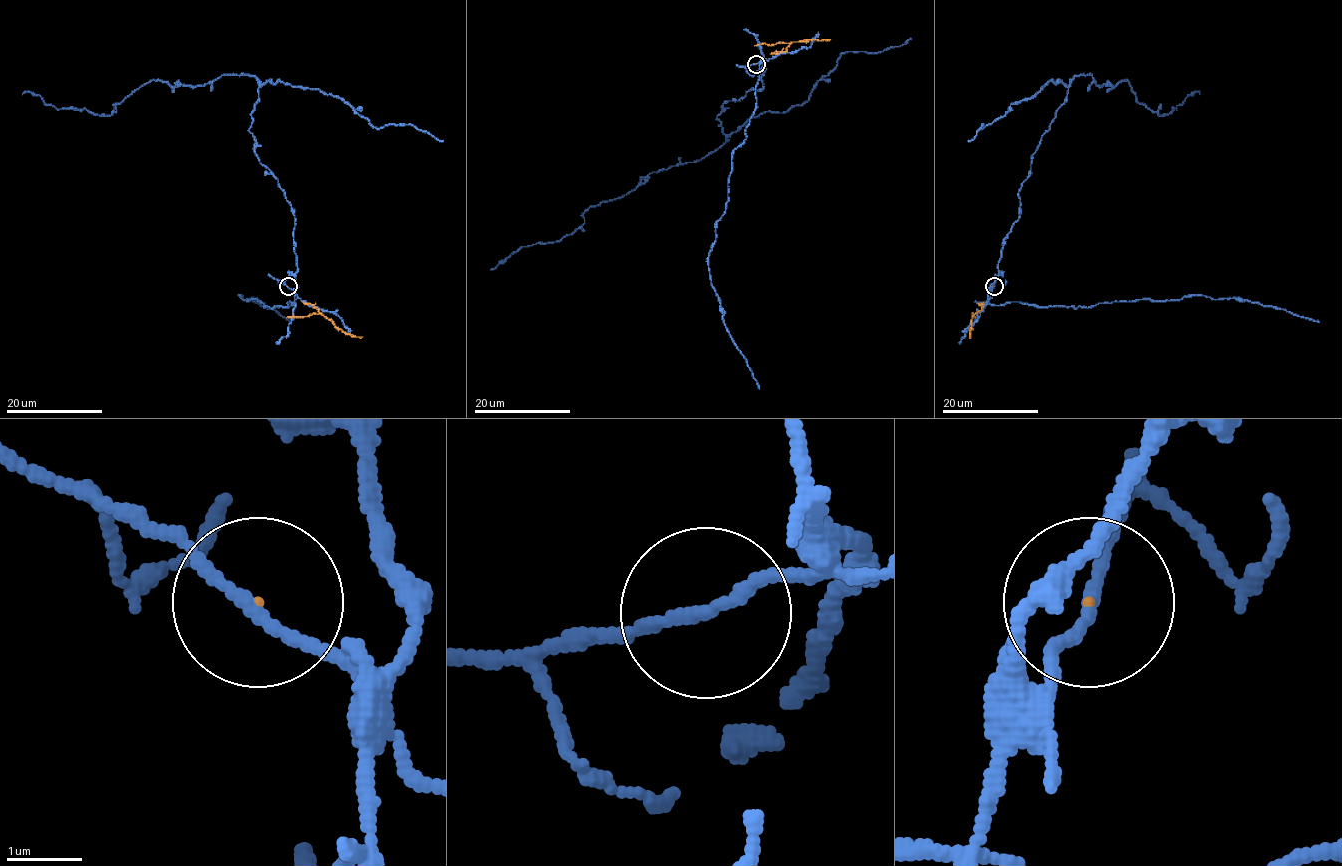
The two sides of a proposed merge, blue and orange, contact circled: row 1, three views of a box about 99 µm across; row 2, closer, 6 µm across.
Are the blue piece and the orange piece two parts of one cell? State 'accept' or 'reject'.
reject

